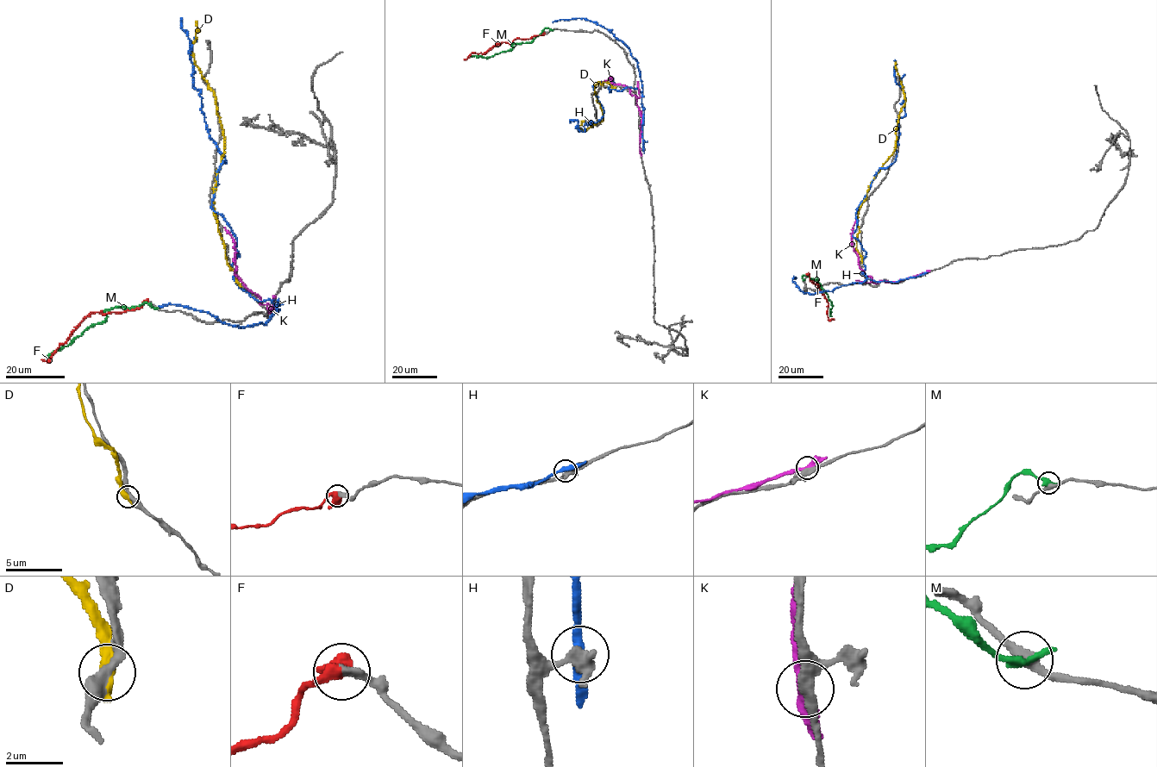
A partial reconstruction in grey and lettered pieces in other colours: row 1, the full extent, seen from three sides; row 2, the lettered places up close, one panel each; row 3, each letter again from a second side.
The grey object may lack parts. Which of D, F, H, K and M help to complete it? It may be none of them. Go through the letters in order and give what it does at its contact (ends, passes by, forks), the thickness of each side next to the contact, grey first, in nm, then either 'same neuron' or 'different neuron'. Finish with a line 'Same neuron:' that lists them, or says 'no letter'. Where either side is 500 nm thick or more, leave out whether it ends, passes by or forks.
D: it passes by; 360 nm thick on the grey side, 380 nm on the other; different neuron
F: it passes by; 340 nm thick on the grey side, 480 nm on the other; same neuron
H: it passes by; 460 nm thick on the grey side, 360 nm on the other; different neuron
K: it passes by; 400 nm thick on the grey side, 320 nm on the other; different neuron
M: it ends there; 360 nm thick on the grey side, 420 nm on the other; different neuron
Same neuron: F

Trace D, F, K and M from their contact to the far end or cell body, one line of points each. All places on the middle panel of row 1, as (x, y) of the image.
D: (613, 88), (606, 82), (596, 84), (595, 91), (603, 119), (585, 131), (578, 127), (581, 121)
F: (544, 33), (529, 39), (515, 38), (509, 43), (501, 42), (484, 53), (470, 53), (463, 59)
K: (641, 151), (641, 114), (636, 96), (626, 86), (614, 84), (611, 77), (603, 82)
M: (551, 29), (545, 28), (531, 41), (514, 43), (511, 49), (490, 57), (468, 57)

